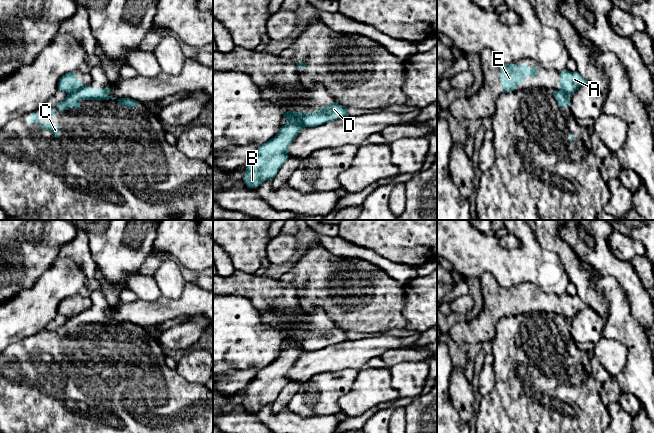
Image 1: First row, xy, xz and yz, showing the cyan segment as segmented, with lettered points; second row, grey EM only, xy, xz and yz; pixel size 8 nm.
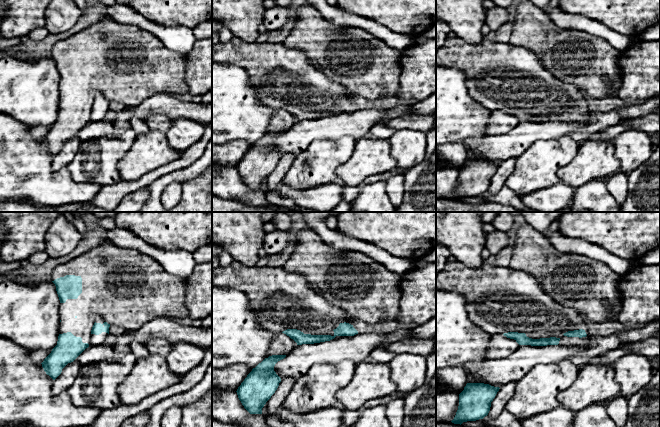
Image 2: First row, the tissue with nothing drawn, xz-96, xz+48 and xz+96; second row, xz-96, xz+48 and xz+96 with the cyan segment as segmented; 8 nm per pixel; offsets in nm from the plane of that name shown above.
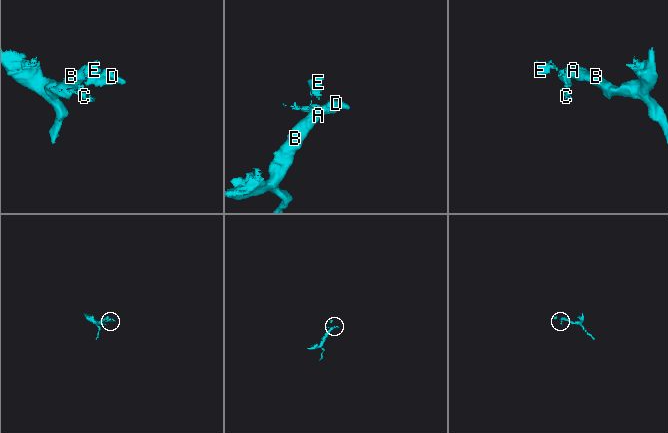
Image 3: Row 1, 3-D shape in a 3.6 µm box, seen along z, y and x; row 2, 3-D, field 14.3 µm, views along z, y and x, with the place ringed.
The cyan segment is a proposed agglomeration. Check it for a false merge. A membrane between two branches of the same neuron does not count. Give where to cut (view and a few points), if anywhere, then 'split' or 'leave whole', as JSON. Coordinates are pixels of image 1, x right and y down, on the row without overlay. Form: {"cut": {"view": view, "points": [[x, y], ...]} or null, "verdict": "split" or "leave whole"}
{"cut": {"view": "xz", "points": [[286, 340], [296, 342], [304, 351]]}, "verdict": "split"}

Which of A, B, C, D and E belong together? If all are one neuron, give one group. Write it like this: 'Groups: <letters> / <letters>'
Groups: A B E / C D

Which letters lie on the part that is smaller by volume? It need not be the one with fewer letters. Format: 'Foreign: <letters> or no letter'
Foreign: C, D

